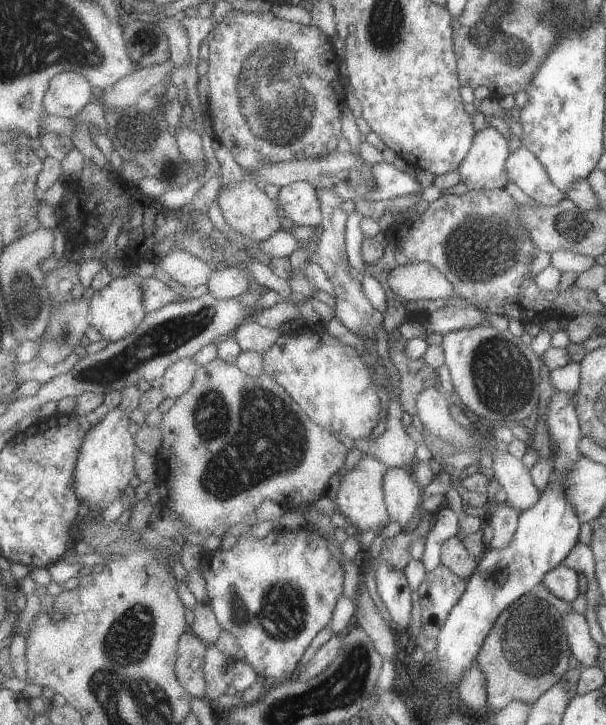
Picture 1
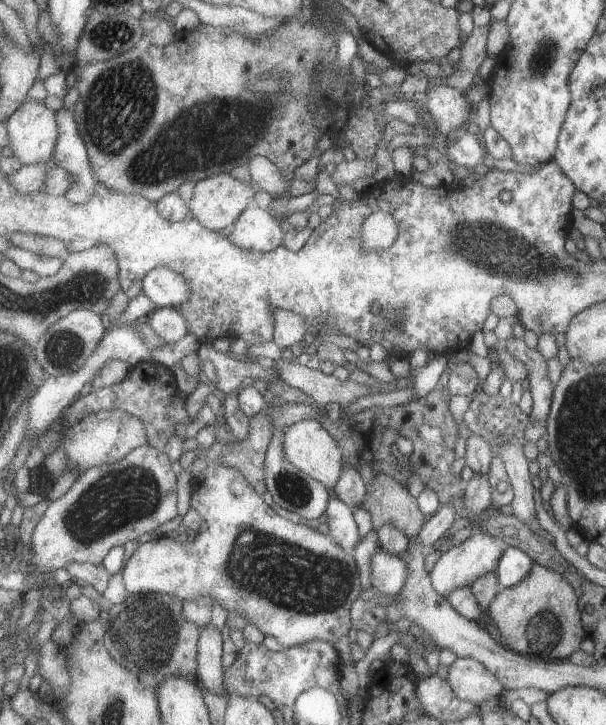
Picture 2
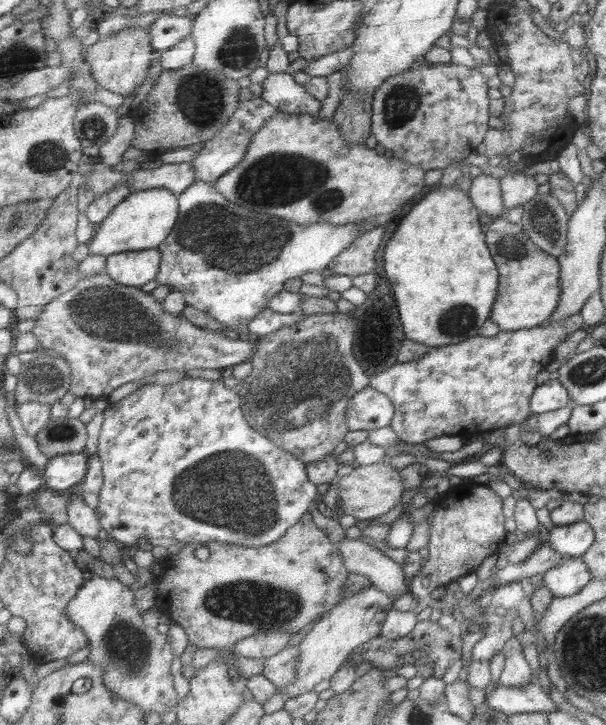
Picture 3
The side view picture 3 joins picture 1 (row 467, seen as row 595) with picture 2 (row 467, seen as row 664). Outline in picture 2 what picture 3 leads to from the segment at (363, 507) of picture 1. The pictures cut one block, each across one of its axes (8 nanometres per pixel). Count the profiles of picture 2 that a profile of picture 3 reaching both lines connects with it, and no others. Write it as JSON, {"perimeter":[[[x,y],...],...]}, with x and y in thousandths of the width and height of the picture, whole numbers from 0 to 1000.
{"perimeter":[[[508,578],[482,585],[469,601],[469,618],[480,637],[517,659],[528,662],[541,674],[553,674],[564,662],[573,641],[568,623],[558,604],[535,588],[531,581]]]}

